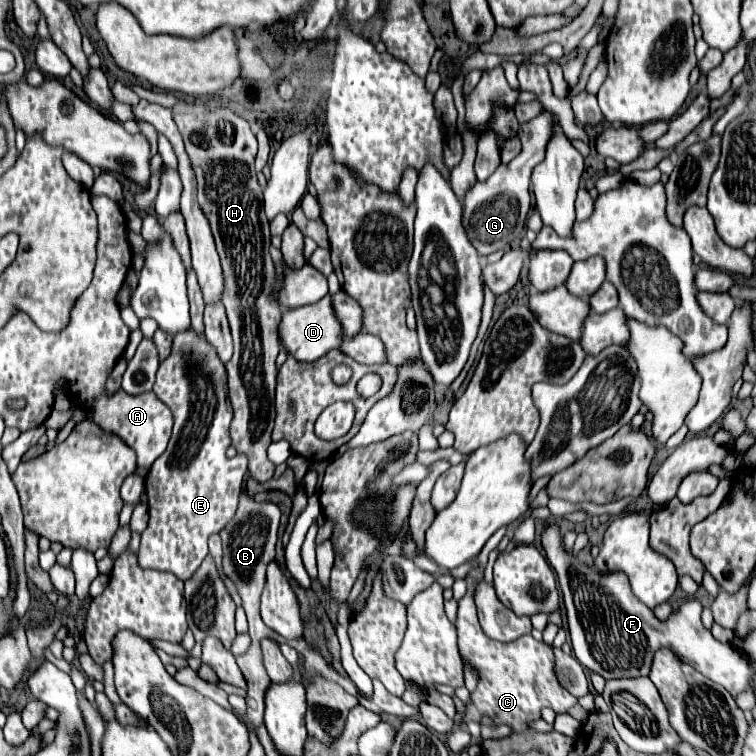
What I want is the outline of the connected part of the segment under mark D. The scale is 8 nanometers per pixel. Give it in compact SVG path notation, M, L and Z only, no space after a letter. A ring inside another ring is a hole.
M327 294L325 298L321 298L319 302L315 302L311 306L285 310L283 318L279 322L279 328L277 328L277 336L283 344L283 348L287 350L287 354L299 362L315 362L321 356L325 356L329 350L339 348L343 332L341 332L339 320L335 318L335 312L331 306L331 296Z

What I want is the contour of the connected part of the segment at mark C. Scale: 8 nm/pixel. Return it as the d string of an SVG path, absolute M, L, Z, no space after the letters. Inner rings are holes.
M499 528L499 532L495 532L495 536L491 536L491 540L487 540L481 554L477 556L479 568L471 570L471 574L467 576L469 588L467 588L467 594L458 601L455 627L461 657L469 660L479 670L479 676L481 676L481 680L477 684L477 690L471 692L471 700L465 704L463 724L481 722L483 716L489 716L495 726L507 724L515 734L519 734L519 732L527 732L529 724L533 720L541 718L541 710L545 706L549 706L557 714L561 714L561 712L567 712L569 708L573 708L577 704L577 698L569 694L557 682L555 672L553 672L553 650L551 650L551 646L547 646L543 642L537 642L529 634L521 636L521 638L517 638L515 642L509 642L509 644L495 642L479 626L477 608L475 608L475 602L473 602L473 584L477 584L479 578L483 578L487 556L493 548L497 548L497 544L501 542L505 530L507 528Z

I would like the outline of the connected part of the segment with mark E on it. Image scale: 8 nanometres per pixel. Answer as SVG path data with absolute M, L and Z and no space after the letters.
M189 328L185 334L173 338L171 354L161 362L157 370L157 382L153 386L157 398L169 406L173 412L173 436L167 450L153 462L145 476L145 494L149 504L149 526L141 534L139 564L143 568L173 572L179 580L189 580L189 576L199 568L207 556L207 538L219 532L235 514L237 500L241 492L241 480L247 470L247 458L235 456L227 458L227 448L231 444L229 424L233 418L231 402L227 400L227 370L219 360L215 348L207 344L205 336L199 336Z

